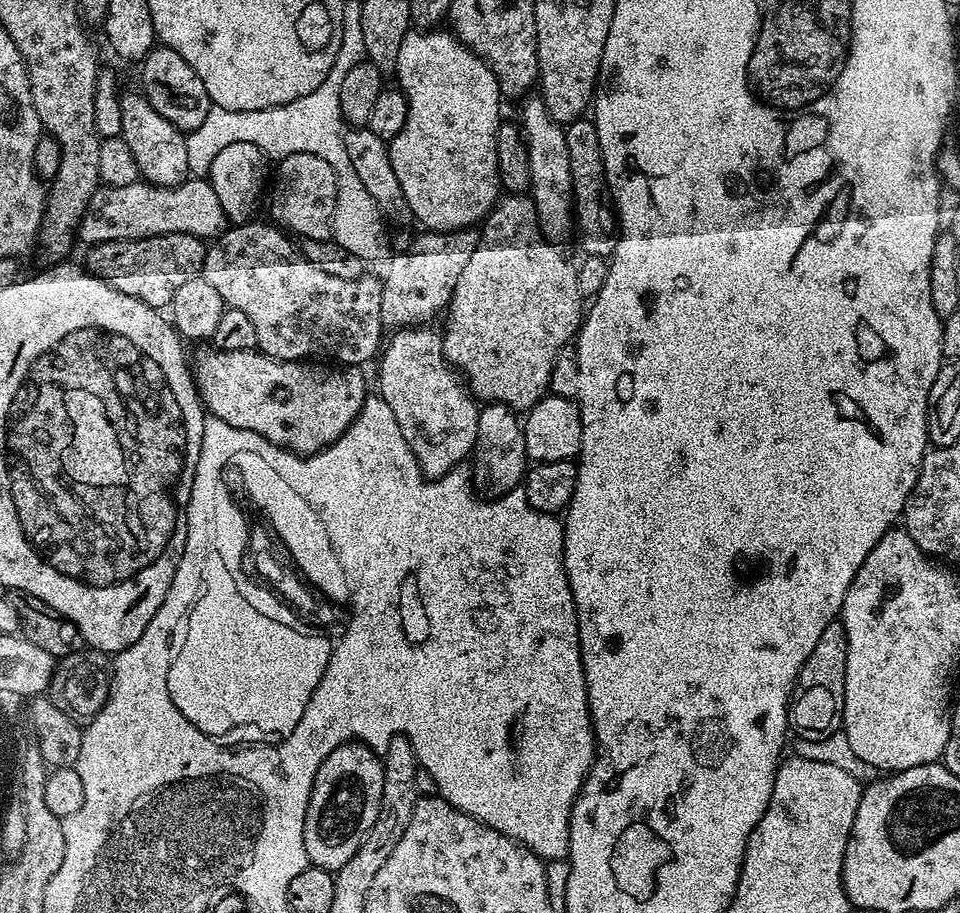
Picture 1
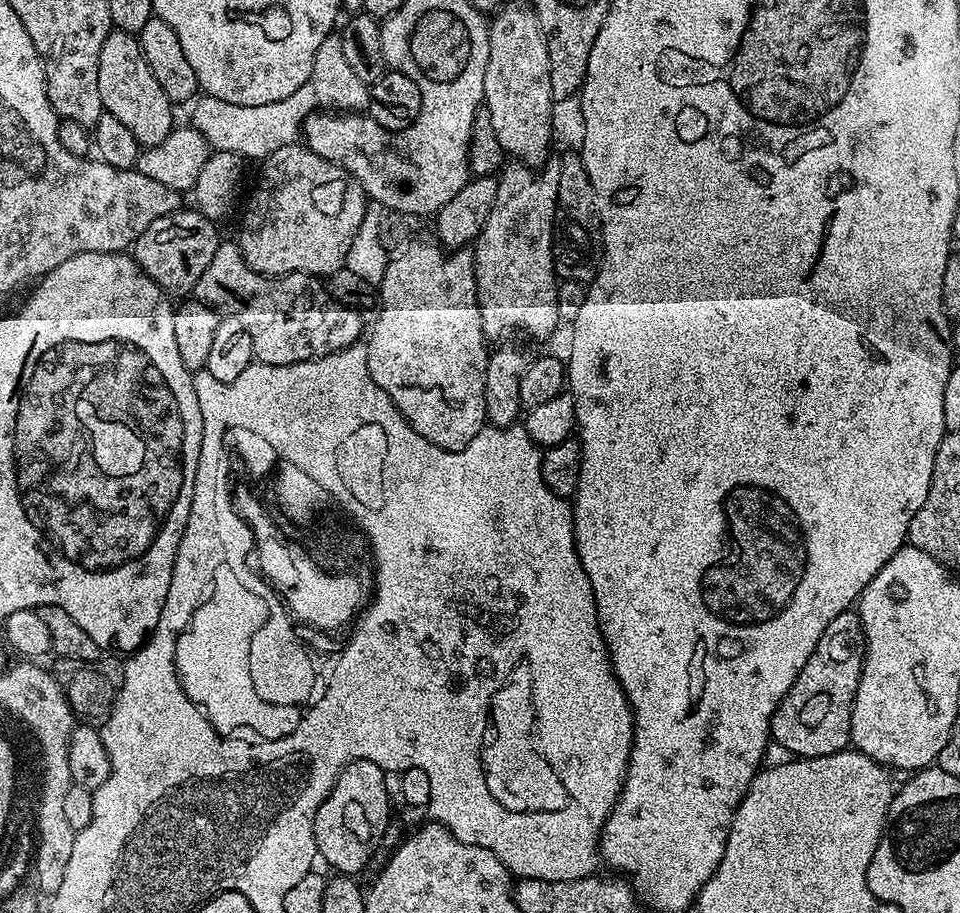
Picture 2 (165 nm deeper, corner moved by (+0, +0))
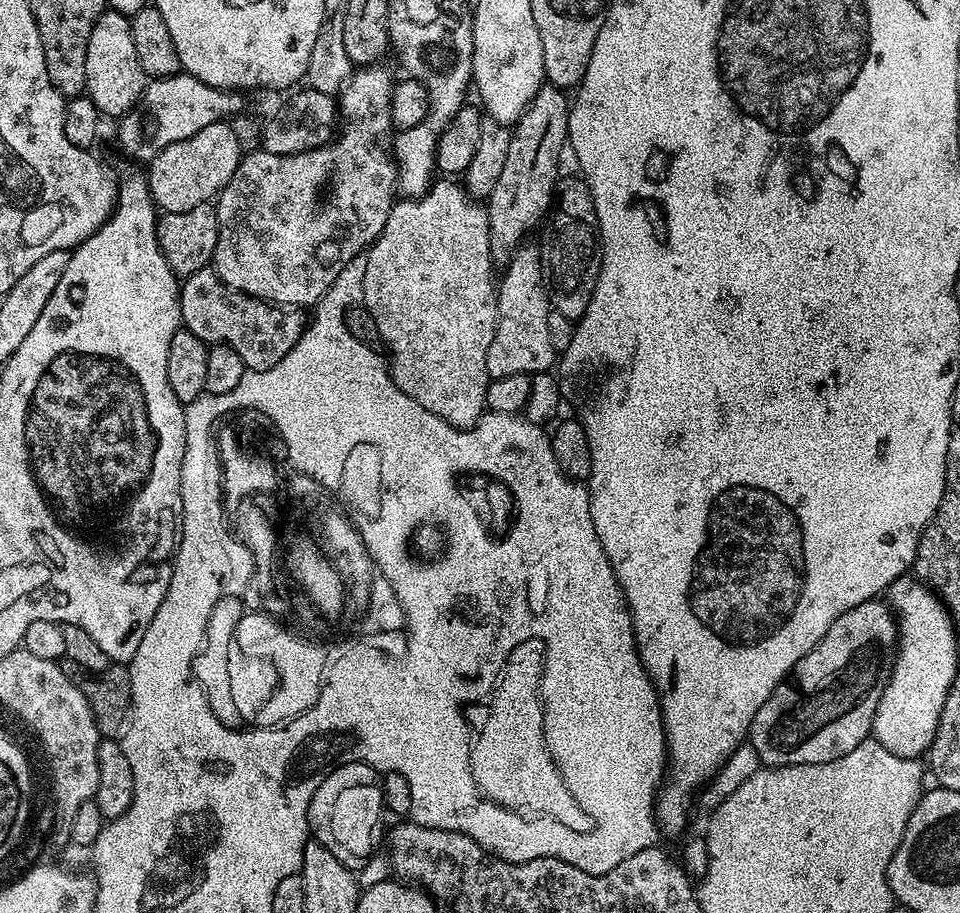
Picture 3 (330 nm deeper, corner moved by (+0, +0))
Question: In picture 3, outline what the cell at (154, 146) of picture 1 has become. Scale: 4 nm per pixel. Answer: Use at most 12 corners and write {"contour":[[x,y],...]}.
{"contour":[[131,19],[90,30],[84,92],[105,117],[140,101],[146,77]]}

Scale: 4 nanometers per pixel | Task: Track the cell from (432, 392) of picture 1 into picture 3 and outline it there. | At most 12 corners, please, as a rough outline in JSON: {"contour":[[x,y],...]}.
{"contour":[[393,203],[362,304],[392,381],[452,427],[486,411],[487,207]]}

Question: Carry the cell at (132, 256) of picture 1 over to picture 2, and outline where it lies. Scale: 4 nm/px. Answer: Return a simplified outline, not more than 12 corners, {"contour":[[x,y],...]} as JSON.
{"contour":[[200,211],[150,222],[132,259],[187,297],[222,242]]}

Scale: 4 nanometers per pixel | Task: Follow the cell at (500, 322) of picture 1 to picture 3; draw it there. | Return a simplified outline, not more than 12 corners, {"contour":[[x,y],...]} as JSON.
{"contour":[[545,83],[486,197],[503,266],[551,209],[570,100]]}

